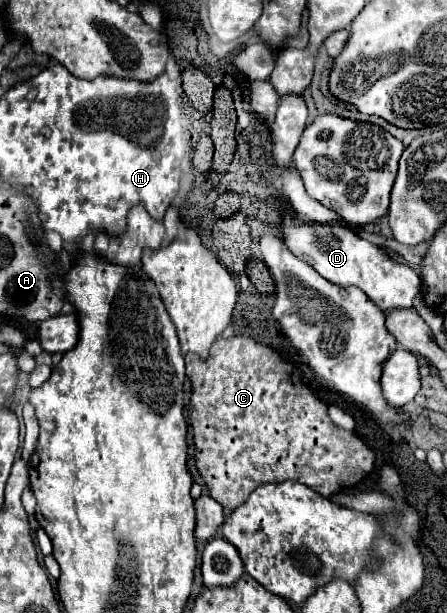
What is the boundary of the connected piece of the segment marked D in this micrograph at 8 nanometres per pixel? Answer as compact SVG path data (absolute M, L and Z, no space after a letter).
M286 212L282 234L288 250L292 250L296 258L310 264L322 278L332 284L360 288L382 310L410 308L414 296L422 288L422 282L412 268L390 260L382 248L370 244L368 240L360 238L354 230L344 228L342 224L302 222L294 214Z

